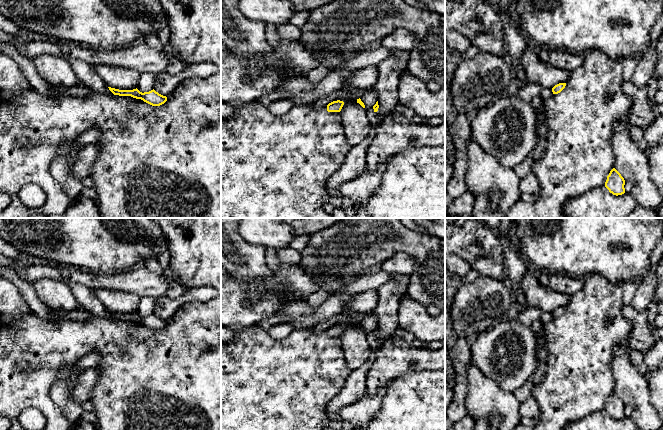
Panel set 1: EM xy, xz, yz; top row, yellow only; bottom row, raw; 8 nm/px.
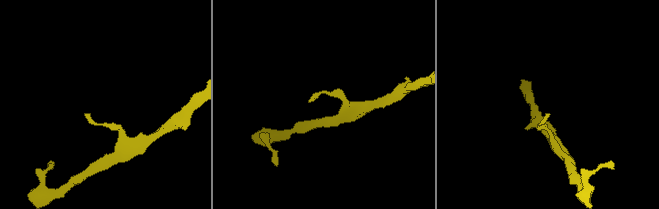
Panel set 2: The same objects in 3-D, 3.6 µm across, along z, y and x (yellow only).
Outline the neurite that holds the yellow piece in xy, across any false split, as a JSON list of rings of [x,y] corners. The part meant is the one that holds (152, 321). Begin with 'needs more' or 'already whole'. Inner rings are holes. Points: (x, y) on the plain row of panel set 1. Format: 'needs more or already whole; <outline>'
already whole; [[[111,311],[108,312],[114,319],[131,320],[136,323],[141,323],[152,330],[160,330],[167,325],[166,320],[159,318],[154,313],[149,316],[142,317],[137,312],[133,314],[119,314]]]

